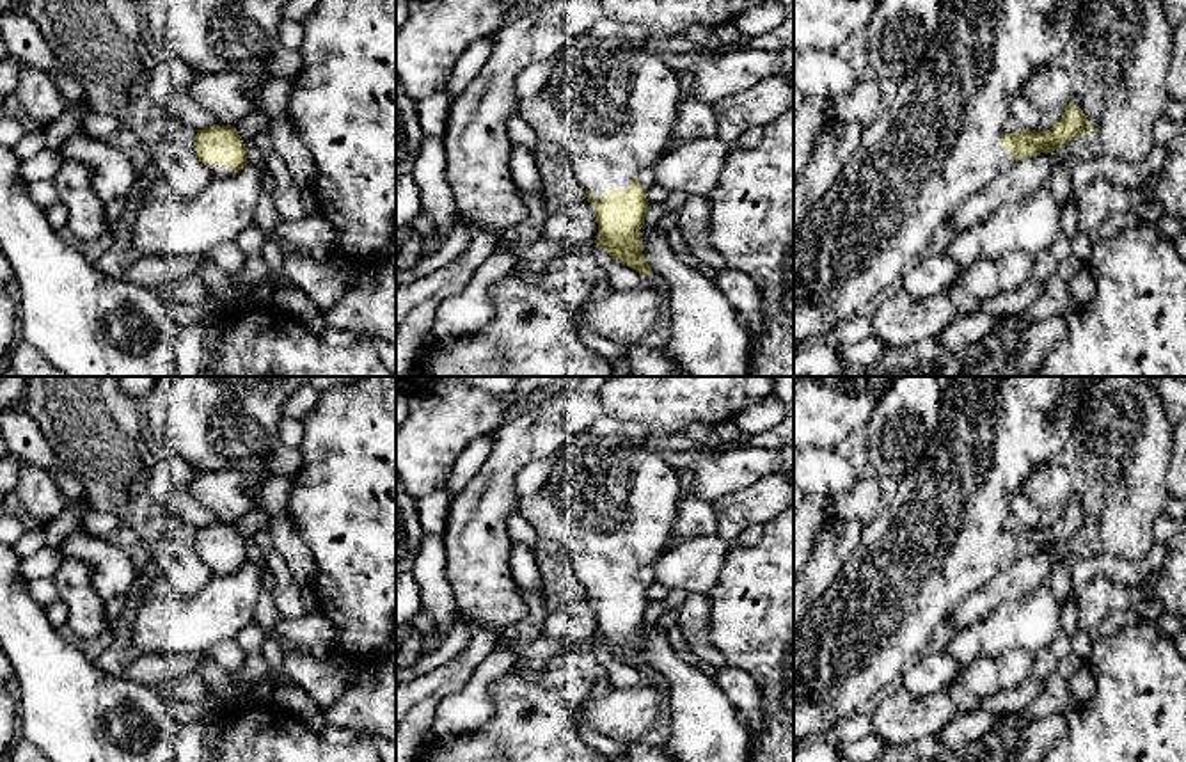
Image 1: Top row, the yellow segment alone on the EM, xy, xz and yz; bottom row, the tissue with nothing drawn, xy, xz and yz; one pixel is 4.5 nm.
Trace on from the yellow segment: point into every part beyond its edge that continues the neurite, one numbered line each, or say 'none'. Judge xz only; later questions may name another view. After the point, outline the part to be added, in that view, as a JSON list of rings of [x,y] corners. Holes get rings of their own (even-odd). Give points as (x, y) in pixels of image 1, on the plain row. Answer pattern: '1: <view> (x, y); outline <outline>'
1: xz (609, 501); outline [[[584,432],[556,453],[543,488],[533,497],[520,499],[518,513],[534,531],[566,551],[582,586],[595,597],[602,597],[607,588],[627,588],[639,568],[653,565],[671,549],[671,528],[684,497],[684,485],[684,474],[664,462],[644,441]]]

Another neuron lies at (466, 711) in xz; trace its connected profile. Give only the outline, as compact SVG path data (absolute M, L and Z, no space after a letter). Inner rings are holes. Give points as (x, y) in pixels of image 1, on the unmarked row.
M510 648L494 650L474 671L462 691L446 696L435 712L437 735L470 734L490 721L495 703L490 687L495 680L513 671L520 657Z

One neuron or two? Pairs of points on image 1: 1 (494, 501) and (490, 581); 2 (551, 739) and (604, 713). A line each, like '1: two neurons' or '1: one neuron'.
1: one neuron
2: two neurons

